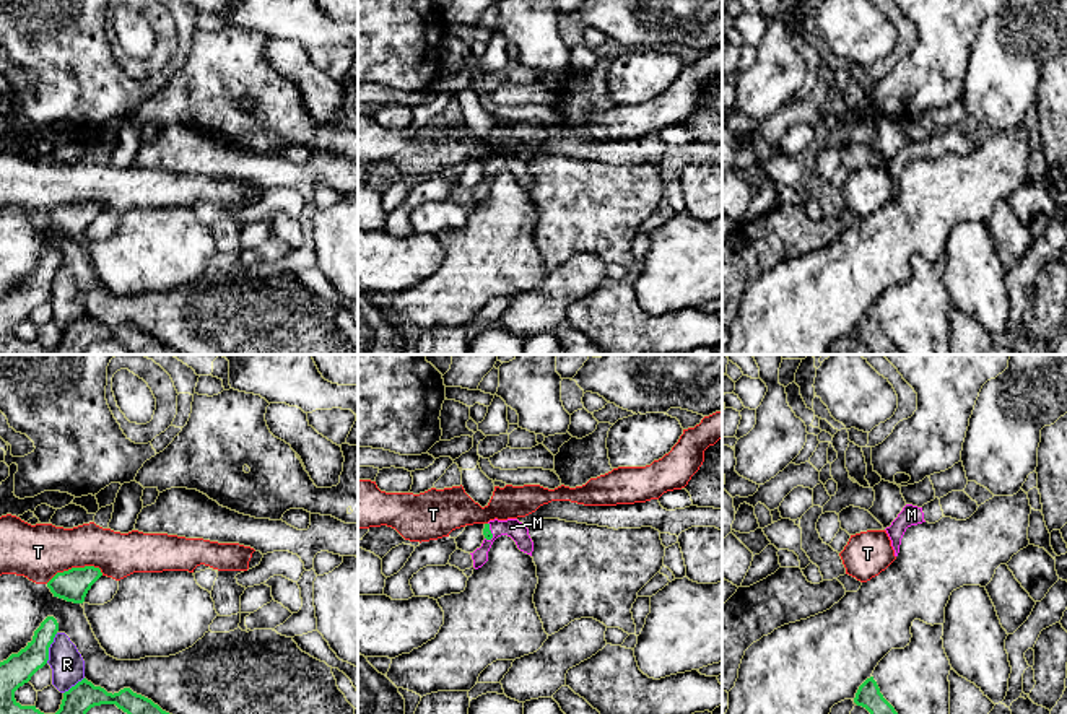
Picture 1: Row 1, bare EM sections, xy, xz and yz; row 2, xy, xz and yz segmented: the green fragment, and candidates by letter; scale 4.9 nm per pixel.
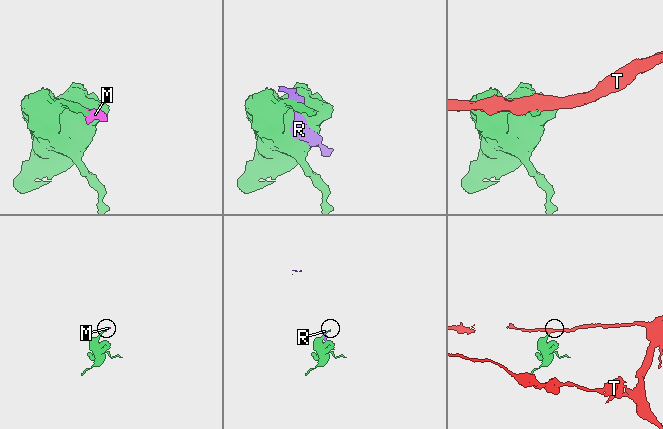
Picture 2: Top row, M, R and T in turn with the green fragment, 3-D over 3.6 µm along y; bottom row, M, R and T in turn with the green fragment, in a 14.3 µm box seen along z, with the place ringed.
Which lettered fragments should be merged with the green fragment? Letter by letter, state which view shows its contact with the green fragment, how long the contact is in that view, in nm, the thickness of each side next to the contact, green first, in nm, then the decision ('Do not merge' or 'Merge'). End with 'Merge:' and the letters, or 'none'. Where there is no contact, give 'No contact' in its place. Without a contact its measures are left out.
M: Touches green in xz. Shared border 100 nm. Thickness 50 nm (green) against 90 nm. Merge
R: Touches green in xy. Shared border 160 nm. Thickness 150 nm (green) against 160 nm. Do not merge
T: Touches green in xy. Shared border 300 nm. Thickness 160 nm (green) against 280 nm. Do not merge
Merge: M

